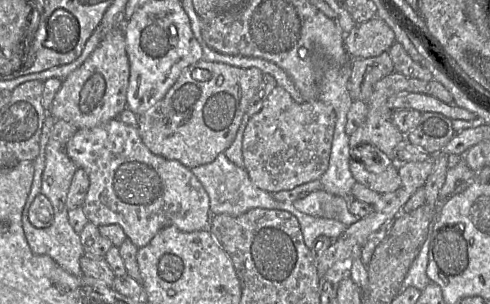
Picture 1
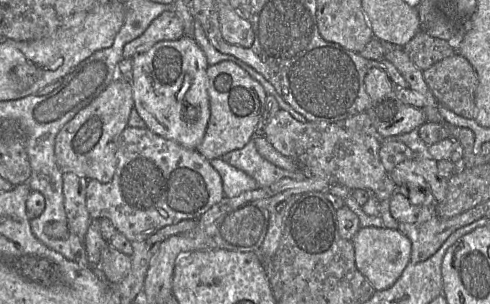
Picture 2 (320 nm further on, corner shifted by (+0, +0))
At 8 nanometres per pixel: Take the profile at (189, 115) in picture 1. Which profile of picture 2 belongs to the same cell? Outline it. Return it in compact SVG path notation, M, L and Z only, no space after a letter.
M230 61L207 67L210 118L202 142L196 151L210 161L243 148L255 137L254 130L265 108L266 92L263 86L245 70Z

